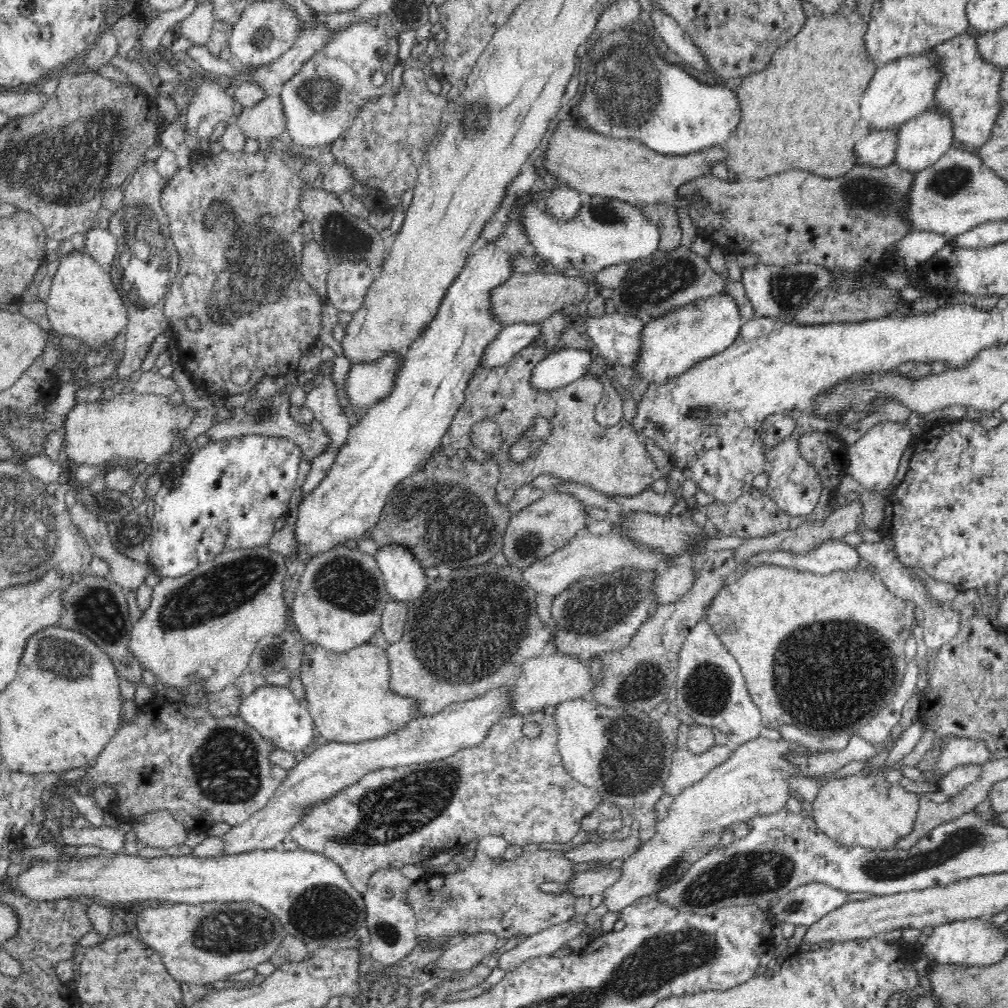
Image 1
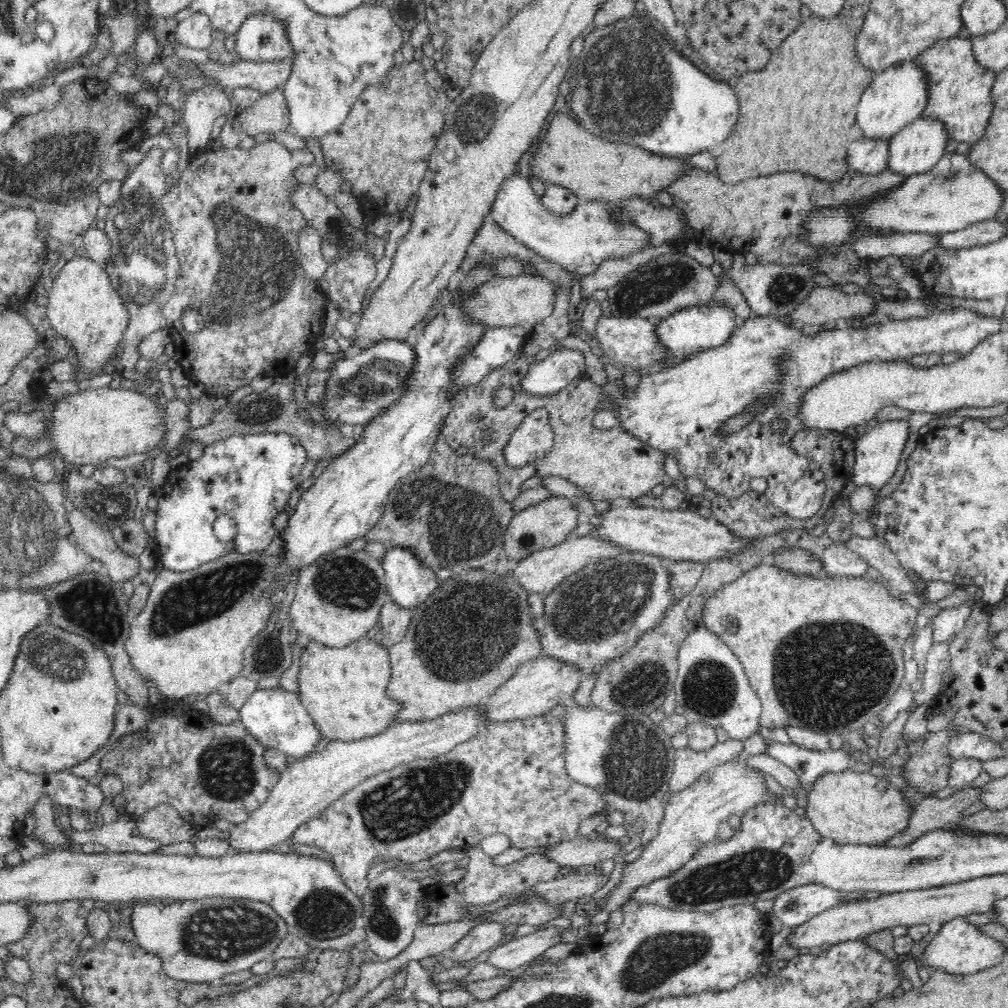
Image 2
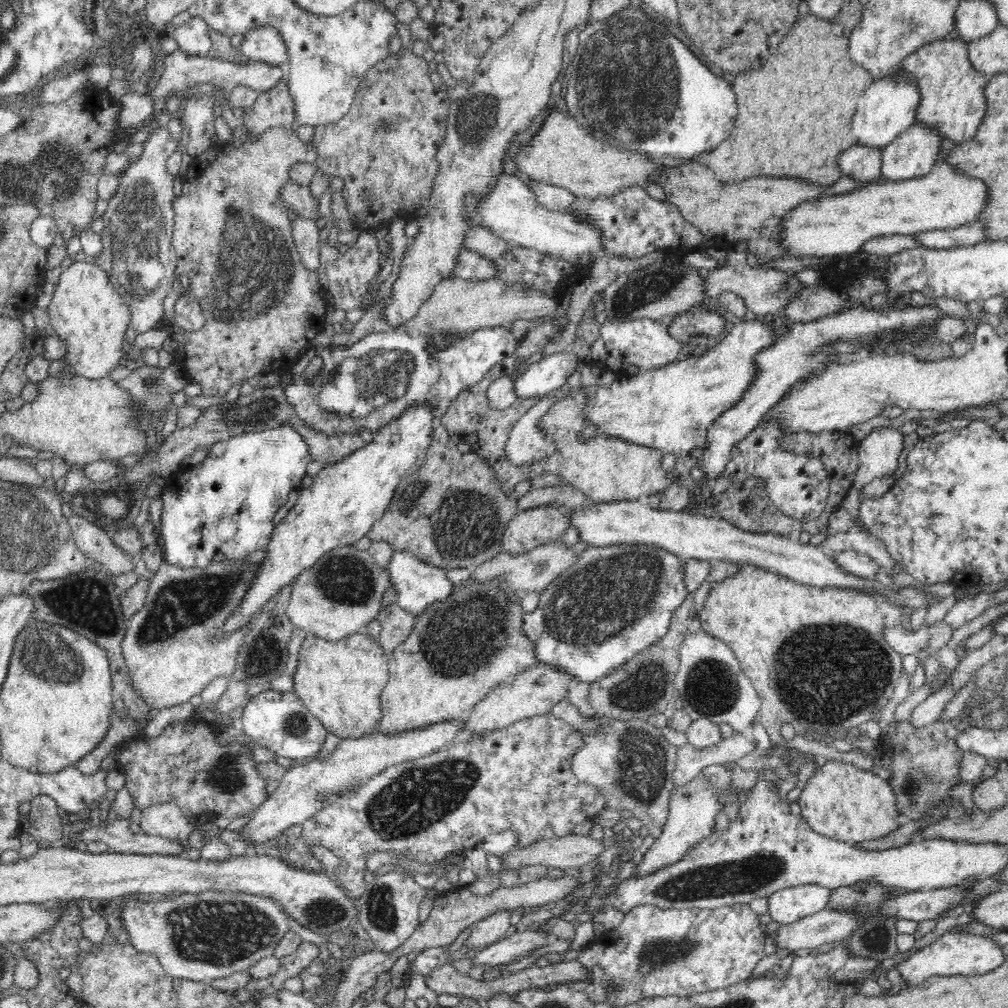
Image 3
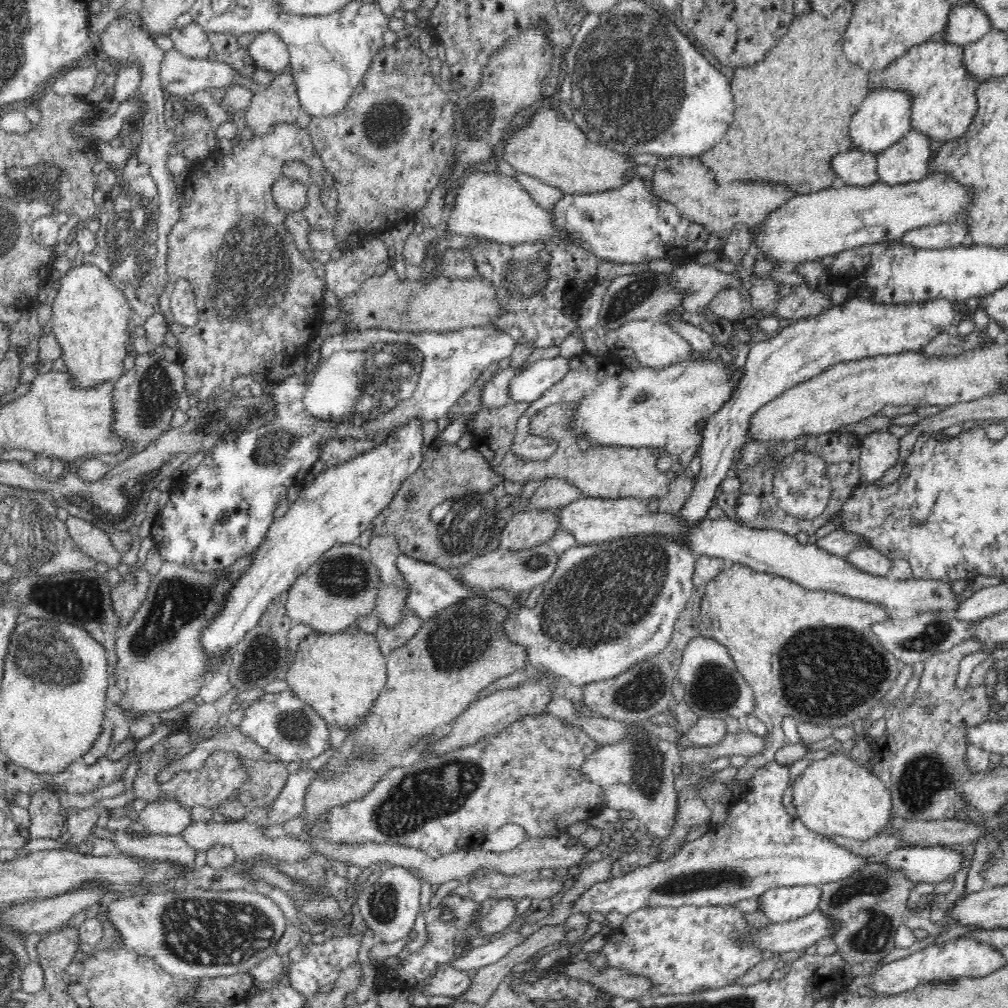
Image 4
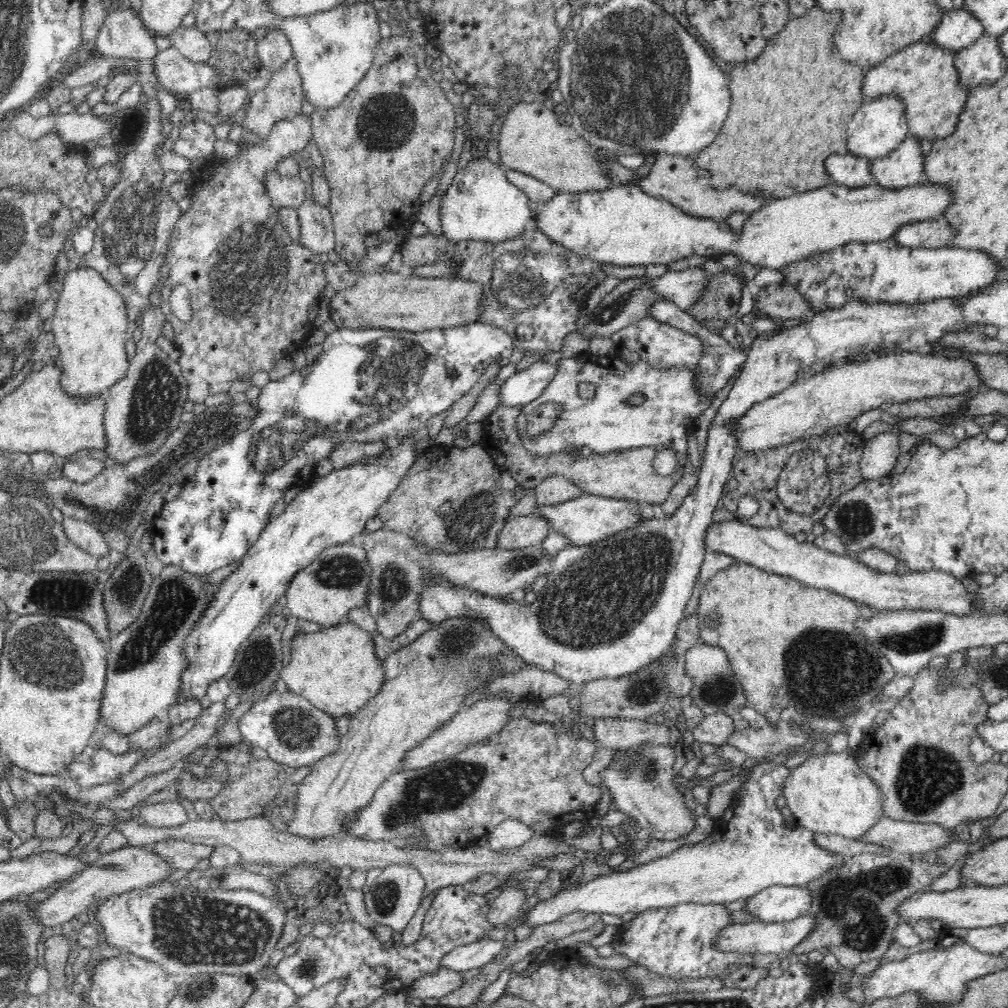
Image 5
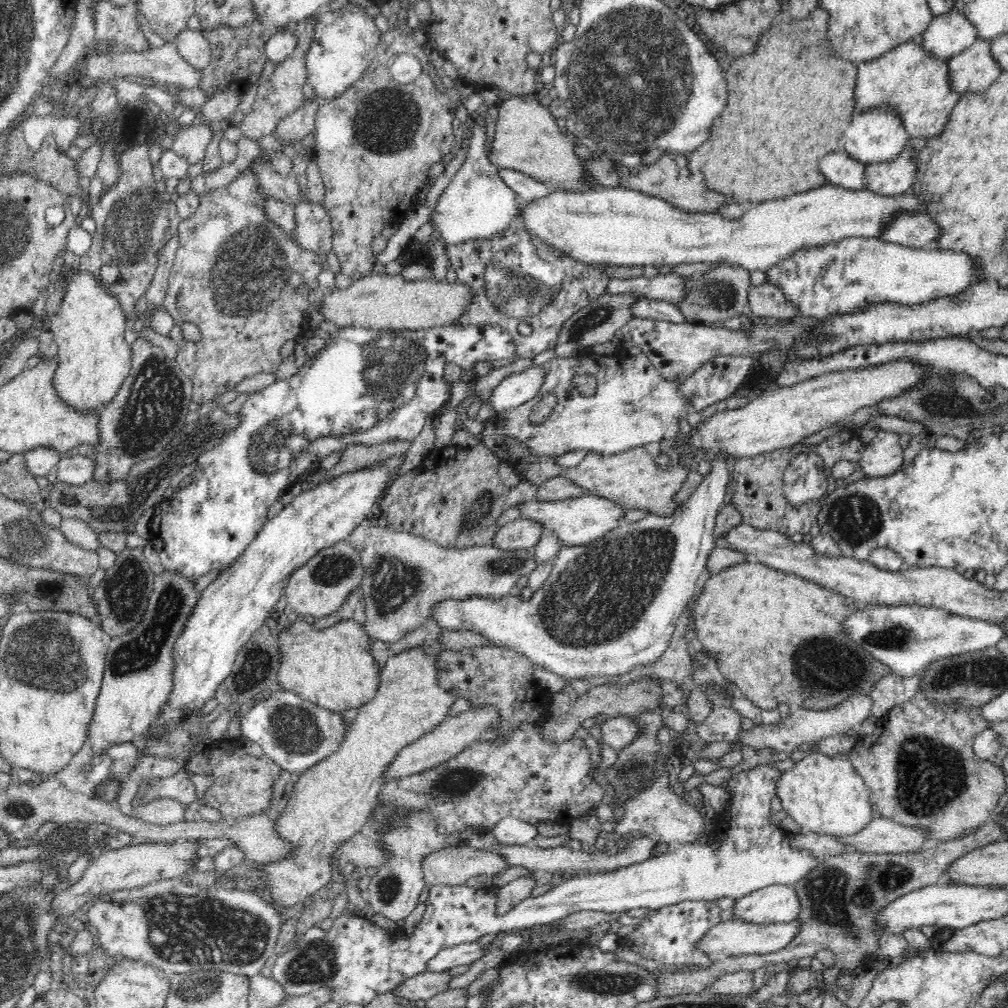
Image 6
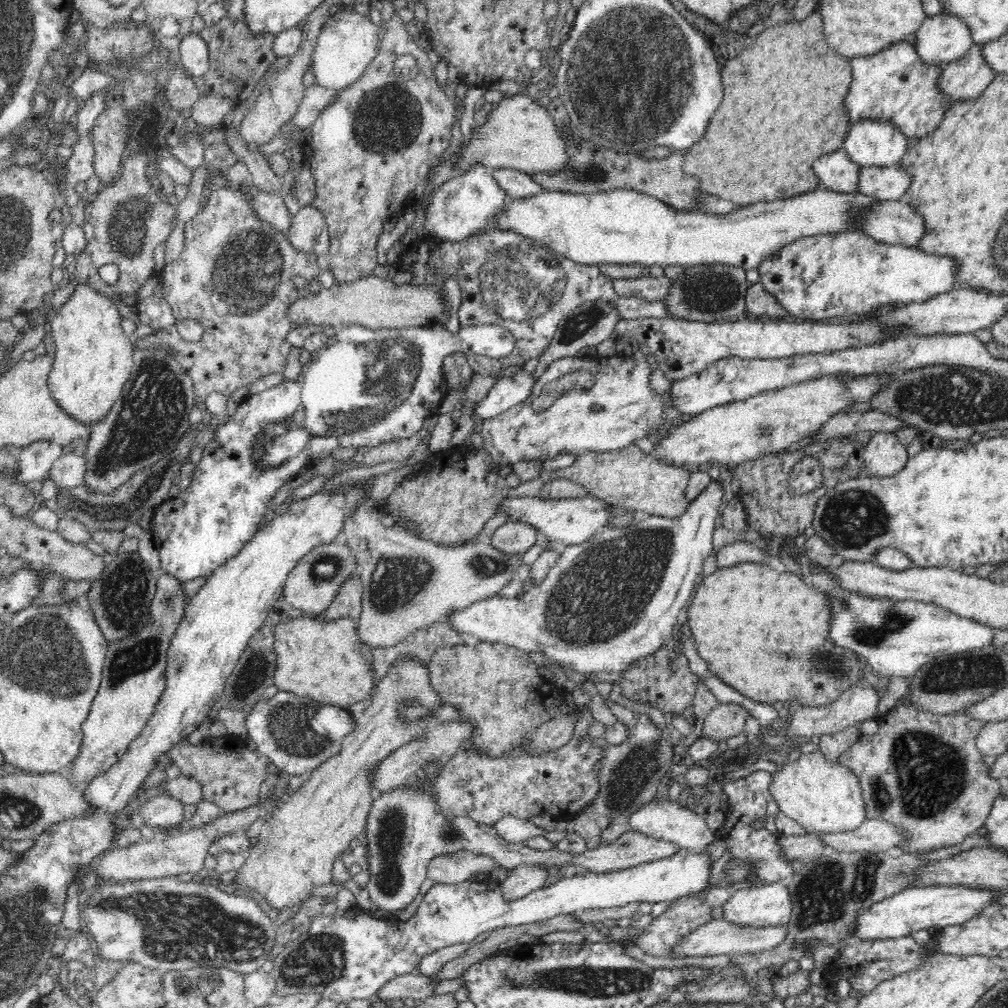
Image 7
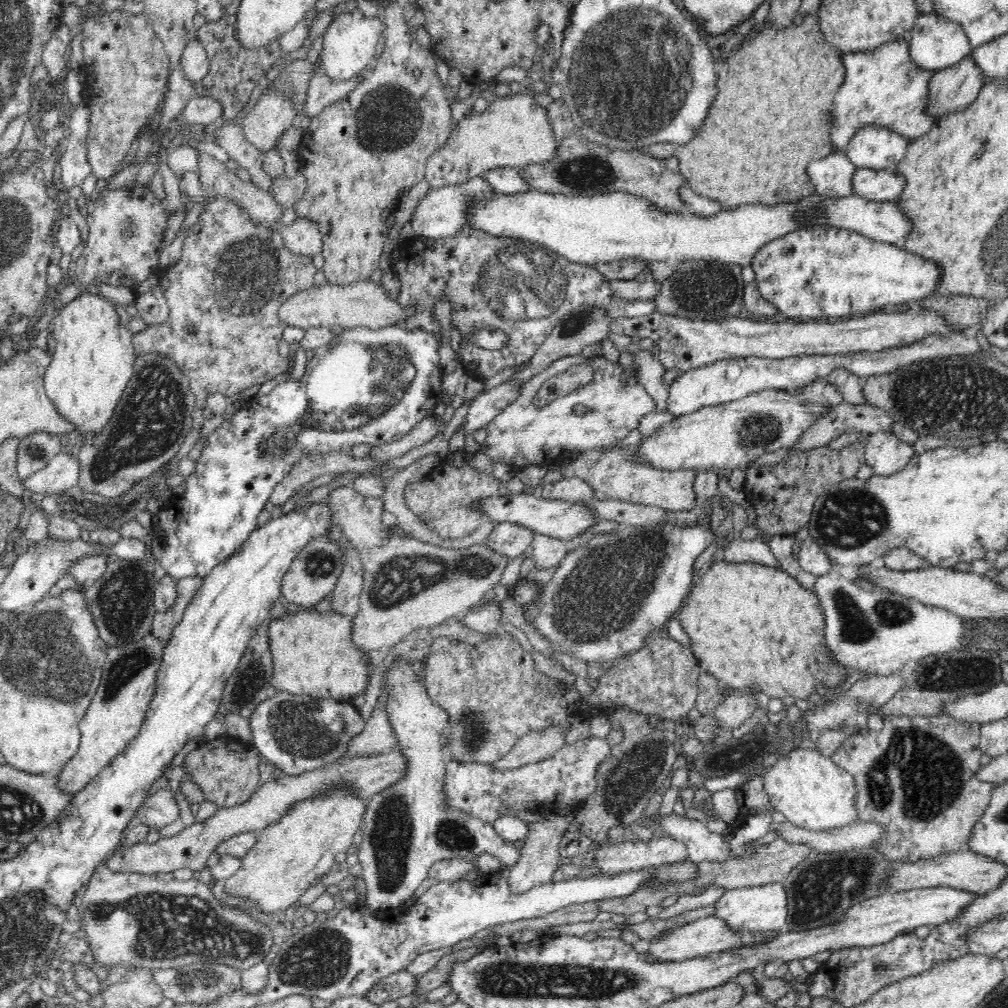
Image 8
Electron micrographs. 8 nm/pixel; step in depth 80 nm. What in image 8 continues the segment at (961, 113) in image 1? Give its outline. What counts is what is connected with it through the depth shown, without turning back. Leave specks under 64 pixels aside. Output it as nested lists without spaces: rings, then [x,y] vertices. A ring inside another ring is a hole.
[[[901,37],[864,52],[840,52],[844,63],[844,82],[834,102],[832,150],[845,151],[854,133],[863,126],[886,127],[909,139],[925,135],[937,120],[926,113],[928,84],[934,72],[920,69],[912,61],[909,44]]]

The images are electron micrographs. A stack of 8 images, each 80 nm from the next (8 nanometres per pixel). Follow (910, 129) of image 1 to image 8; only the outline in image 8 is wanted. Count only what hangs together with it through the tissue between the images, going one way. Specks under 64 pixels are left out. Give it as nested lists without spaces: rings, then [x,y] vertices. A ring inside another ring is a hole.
[[[856,169],[852,177],[855,195],[874,202],[896,202],[905,188],[905,178],[894,170]]]

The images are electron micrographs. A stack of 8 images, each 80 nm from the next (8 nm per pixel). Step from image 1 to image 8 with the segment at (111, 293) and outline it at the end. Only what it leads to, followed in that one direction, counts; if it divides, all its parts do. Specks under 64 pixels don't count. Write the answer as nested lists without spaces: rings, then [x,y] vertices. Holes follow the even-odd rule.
[[[83,288],[83,293],[66,304],[58,316],[51,320],[50,333],[51,338],[56,340],[56,350],[43,376],[46,394],[52,399],[58,412],[74,425],[83,439],[90,433],[97,435],[108,425],[128,381],[132,378],[137,356],[133,347],[133,333],[120,323],[114,302],[89,288]]]

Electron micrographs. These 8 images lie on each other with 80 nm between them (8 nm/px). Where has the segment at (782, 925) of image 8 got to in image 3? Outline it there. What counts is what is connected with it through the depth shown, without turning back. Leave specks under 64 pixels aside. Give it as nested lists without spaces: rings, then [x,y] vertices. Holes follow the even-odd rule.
[[[800,885],[780,889],[768,897],[768,912],[772,920],[781,925],[790,925],[826,909],[830,889],[820,885]]]

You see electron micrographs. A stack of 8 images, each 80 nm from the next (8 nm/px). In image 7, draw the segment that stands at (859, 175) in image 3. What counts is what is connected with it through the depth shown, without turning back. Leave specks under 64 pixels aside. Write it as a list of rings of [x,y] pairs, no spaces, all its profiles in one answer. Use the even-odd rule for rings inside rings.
[[[845,150],[826,154],[814,162],[814,173],[819,177],[820,188],[841,194],[857,193],[861,167],[847,156]]]

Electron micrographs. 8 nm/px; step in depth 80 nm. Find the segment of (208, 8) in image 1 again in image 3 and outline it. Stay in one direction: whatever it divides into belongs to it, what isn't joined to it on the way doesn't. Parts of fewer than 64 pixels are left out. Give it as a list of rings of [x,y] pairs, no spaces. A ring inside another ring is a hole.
[[[191,16],[174,28],[171,34],[182,53],[192,57],[208,57],[213,43],[204,19]]]

